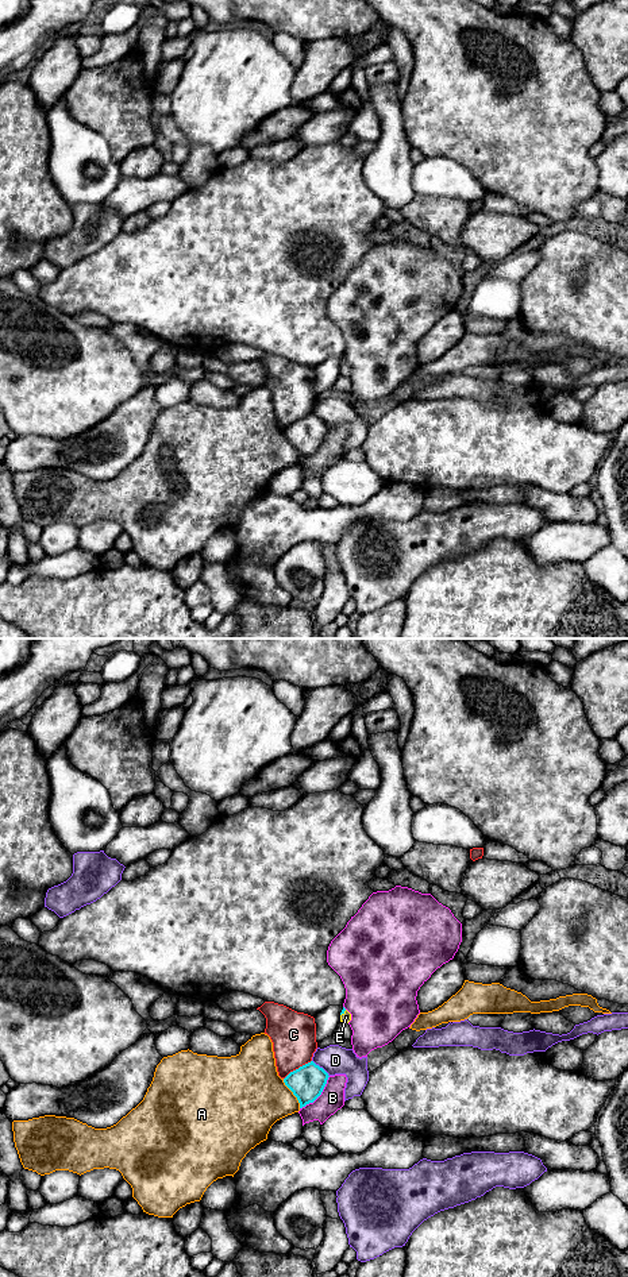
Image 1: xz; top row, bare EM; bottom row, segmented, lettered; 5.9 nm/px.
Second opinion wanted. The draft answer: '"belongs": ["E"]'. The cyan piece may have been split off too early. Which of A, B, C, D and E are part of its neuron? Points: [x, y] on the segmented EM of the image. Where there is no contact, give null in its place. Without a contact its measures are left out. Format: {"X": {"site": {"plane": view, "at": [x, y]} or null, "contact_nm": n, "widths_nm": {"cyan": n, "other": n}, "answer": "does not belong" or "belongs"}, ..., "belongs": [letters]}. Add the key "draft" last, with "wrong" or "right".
{"A": {"site": {"plane": "xz", "at": [293, 1094]}, "contact_nm": 200, "widths_nm": {"cyan": 200, "other": 400}, "answer": "does not belong"}, "B": {"site": {"plane": "xz", "at": [319, 1095]}, "contact_nm": 260, "widths_nm": {"cyan": 200, "other": 140}, "answer": "does not belong"}, "C": {"site": {"plane": "xz", "at": [299, 1068]}, "contact_nm": 200, "widths_nm": {"cyan": 200, "other": 280}, "answer": "does not belong"}, "D": {"site": {"plane": "xz", "at": [322, 1068]}, "contact_nm": 140, "widths_nm": {"cyan": 200, "other": 180}, "answer": "does not belong"}, "E": {"site": {"plane": "xz", "at": [343, 1013]}, "contact_nm": 50, "widths_nm": {"cyan": 20, "other": 60}, "answer": "belongs"}, "belongs": ["E"], "draft": "right"}

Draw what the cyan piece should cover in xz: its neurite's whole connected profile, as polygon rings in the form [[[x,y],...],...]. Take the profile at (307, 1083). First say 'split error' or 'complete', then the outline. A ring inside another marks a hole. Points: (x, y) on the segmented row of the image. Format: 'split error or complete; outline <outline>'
complete; outline [[[311,1061],[290,1072],[284,1083],[297,1097],[300,1108],[303,1108],[321,1095],[328,1077],[323,1068]]]

